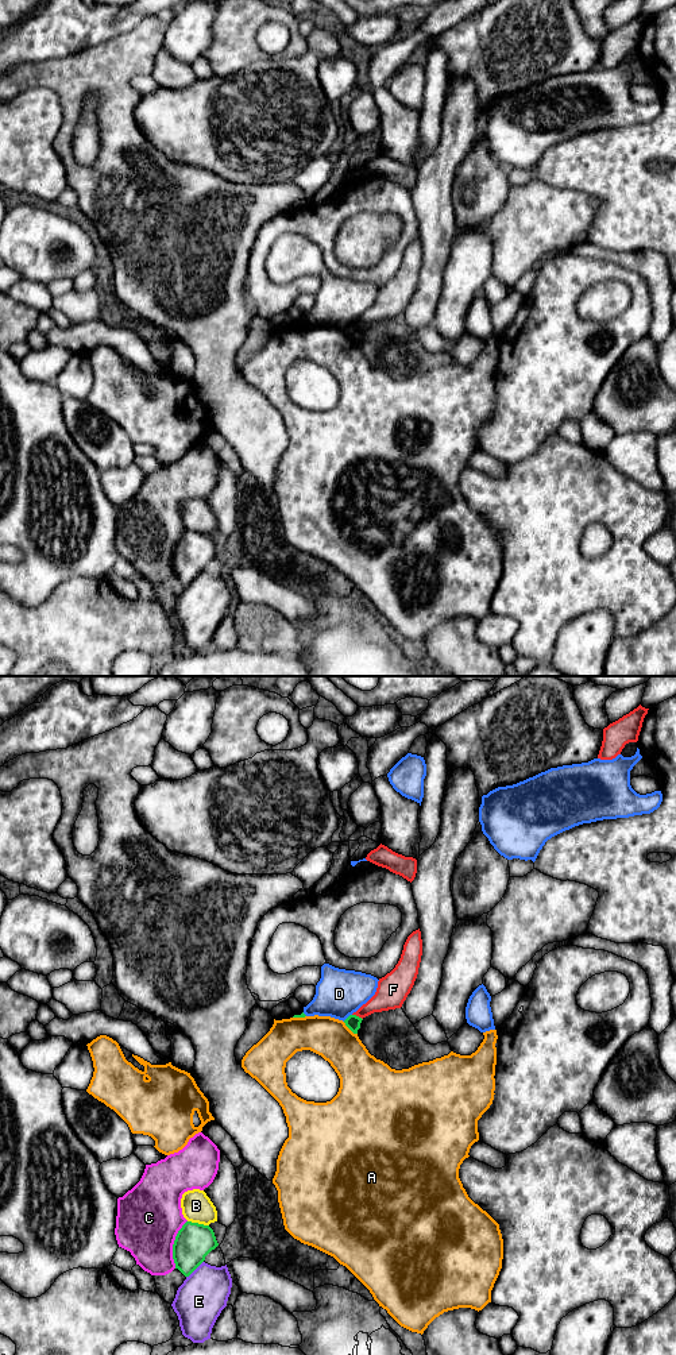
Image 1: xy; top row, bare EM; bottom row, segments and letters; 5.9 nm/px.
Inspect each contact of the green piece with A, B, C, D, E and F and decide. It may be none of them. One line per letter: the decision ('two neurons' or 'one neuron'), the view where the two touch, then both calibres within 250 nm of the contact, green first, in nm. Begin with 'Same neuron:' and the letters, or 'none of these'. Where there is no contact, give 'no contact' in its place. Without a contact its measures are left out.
Same neuron: none of these
A: two neurons | xy | 90/240 nm
B: two neurons | xy | 220/180 nm
C: two neurons | xy | 220/380 nm
D: two neurons | xy | 90/280 nm
E: two neurons | xy | 220/280 nm
F: two neurons | xy | 90/180 nm

